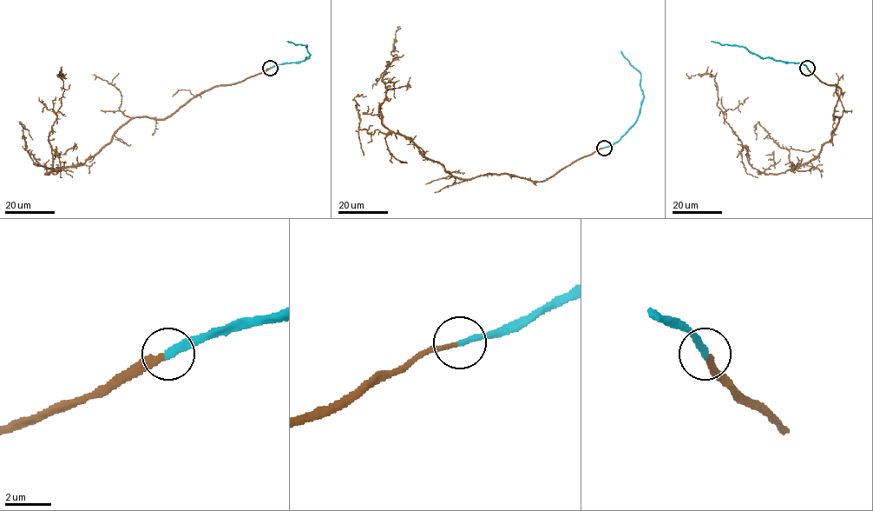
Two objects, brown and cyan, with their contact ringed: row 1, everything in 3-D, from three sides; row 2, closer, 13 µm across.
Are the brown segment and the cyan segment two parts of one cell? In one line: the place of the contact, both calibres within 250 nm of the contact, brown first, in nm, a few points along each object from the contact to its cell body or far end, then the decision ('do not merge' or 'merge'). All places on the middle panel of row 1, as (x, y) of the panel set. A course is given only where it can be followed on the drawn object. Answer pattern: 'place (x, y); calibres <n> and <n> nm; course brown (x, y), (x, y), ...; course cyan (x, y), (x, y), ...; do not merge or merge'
place (604, 148); calibres 240 and 320 nm; course brown (604, 148), (541, 181), (508, 174), (455, 177), (383, 124), (382, 76), (397, 57), (390, 54), (400, 27); course cyan (604, 148), (615, 143), (633, 124), (644, 97), (640, 73), (620, 51); merge

